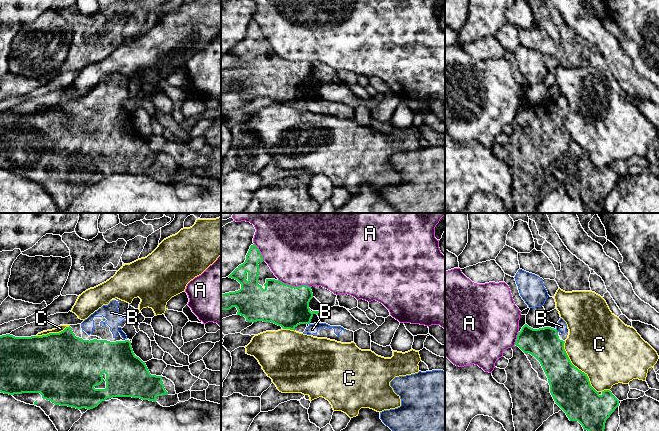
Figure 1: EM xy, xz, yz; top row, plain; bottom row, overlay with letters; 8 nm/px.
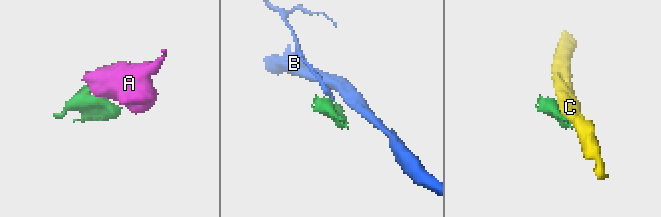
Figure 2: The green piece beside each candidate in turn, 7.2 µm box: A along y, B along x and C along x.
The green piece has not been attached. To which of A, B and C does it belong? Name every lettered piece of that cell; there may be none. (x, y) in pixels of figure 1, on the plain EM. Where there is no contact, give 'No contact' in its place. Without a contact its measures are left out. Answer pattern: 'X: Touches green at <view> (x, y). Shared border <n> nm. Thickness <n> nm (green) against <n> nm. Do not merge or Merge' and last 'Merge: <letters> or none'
A: Touches green at xz (294, 62). Shared border 280 nm. Thickness 340 nm (green) against 480 nm. Do not merge
B: Touches green at yz (556, 107). Shared border 40 nm. Thickness 260 nm (green) against 90 nm. Merge
C: Touches green at yz (576, 143). Shared border 500 nm. Thickness 320 nm (green) against 500 nm. Do not merge
Merge: B

